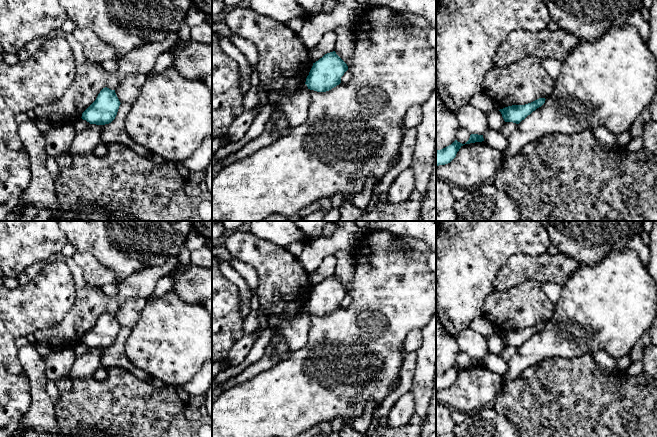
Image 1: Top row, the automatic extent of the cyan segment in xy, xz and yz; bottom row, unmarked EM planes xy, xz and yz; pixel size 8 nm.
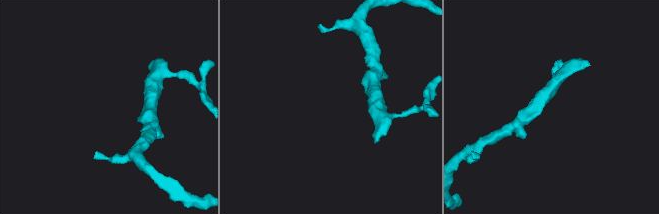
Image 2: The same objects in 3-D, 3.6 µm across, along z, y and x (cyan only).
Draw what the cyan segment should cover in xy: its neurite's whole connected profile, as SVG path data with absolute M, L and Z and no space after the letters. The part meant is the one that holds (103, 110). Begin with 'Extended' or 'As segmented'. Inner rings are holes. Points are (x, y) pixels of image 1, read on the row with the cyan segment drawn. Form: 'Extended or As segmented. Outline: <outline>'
As segmented. Outline: M105 87L96 100L82 113L81 118L90 124L109 124L115 119L120 104L115 90Z

